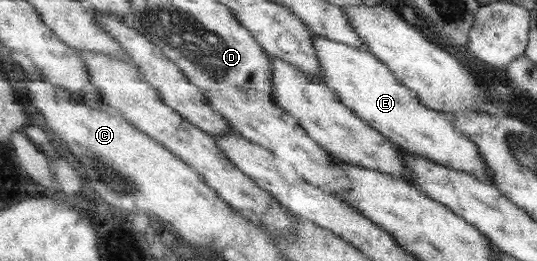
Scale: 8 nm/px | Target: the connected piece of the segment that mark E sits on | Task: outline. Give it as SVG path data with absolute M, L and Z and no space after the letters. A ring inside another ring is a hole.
M318 34L315 35L314 47L317 47L318 57L321 59L321 72L325 75L325 84L337 92L341 102L356 113L358 118L370 123L372 128L378 129L378 132L386 138L394 140L400 149L410 155L430 159L450 169L466 171L466 173L477 176L479 180L494 183L493 173L487 166L486 157L482 156L478 143L474 143L471 137L464 136L458 131L456 123L454 123L455 117L446 112L426 107L426 104L423 104L418 97L418 92L406 87L382 59L378 59L368 50L350 47L345 43Z

